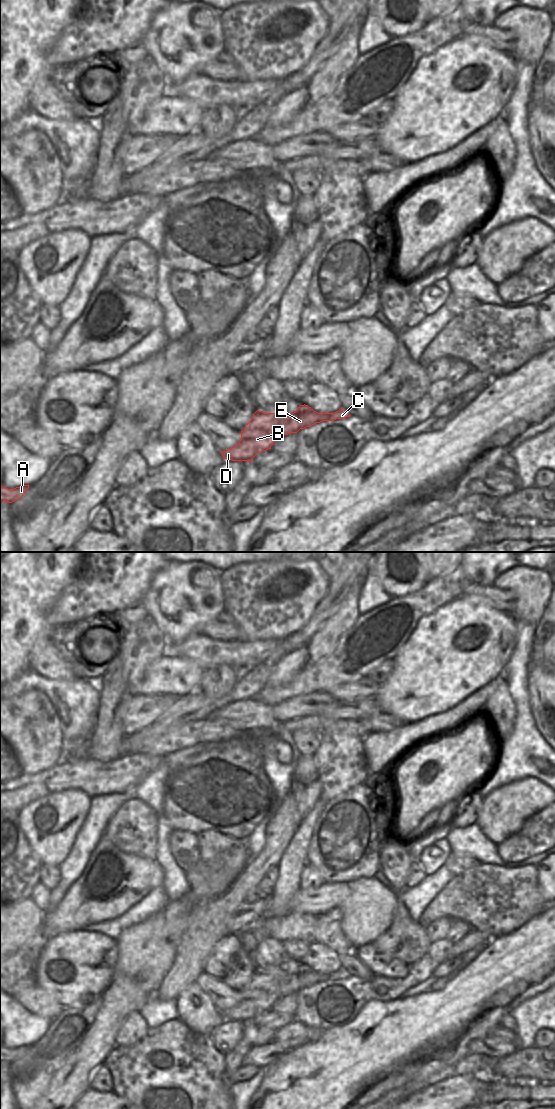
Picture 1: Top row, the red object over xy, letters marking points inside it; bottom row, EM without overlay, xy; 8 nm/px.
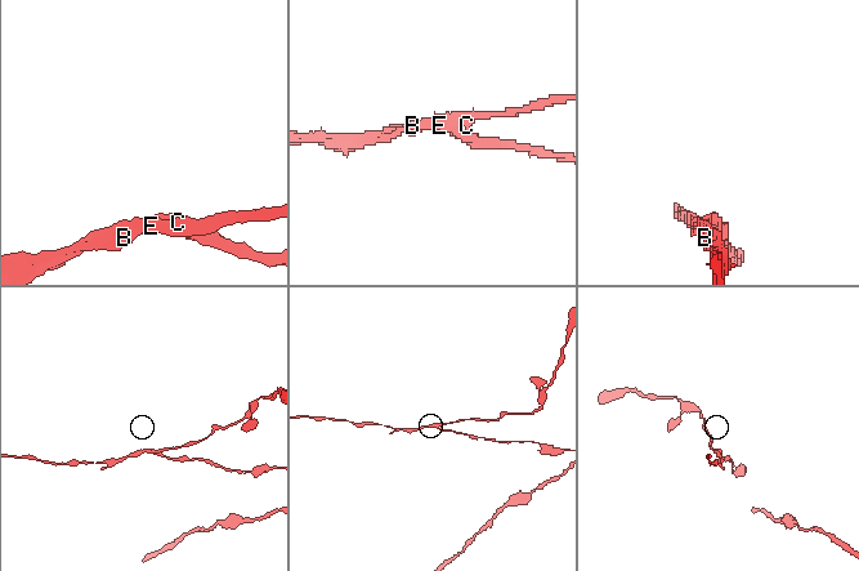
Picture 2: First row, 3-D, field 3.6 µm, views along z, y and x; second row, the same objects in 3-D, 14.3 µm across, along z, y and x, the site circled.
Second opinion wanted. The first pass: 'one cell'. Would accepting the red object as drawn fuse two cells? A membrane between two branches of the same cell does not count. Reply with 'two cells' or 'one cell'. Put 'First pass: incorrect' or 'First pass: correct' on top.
First pass: incorrect
two cells

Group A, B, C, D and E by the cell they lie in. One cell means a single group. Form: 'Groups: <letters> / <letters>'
Groups: A B D / C E.

